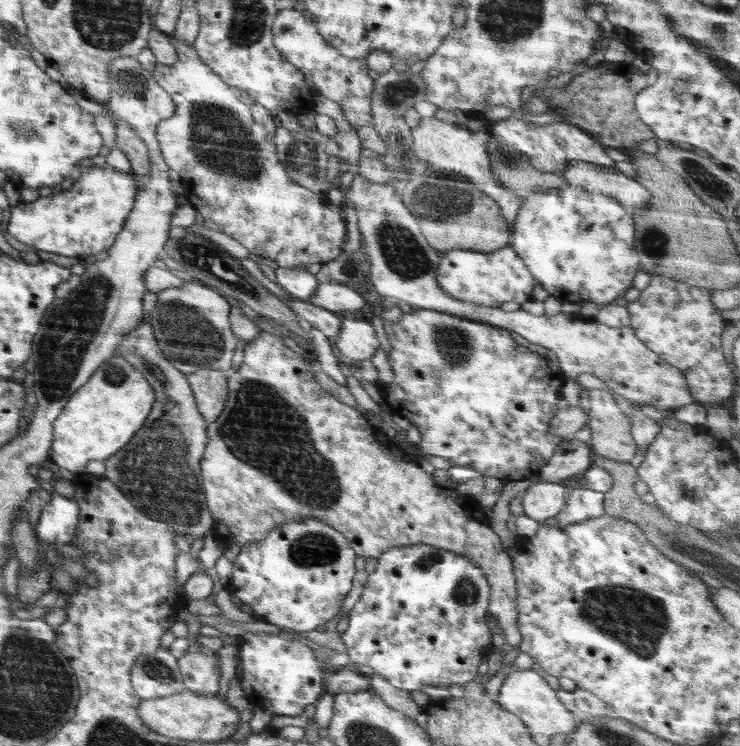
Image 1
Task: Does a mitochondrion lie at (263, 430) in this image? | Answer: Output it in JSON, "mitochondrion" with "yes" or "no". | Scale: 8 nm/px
{"mitochondrion":"yes"}

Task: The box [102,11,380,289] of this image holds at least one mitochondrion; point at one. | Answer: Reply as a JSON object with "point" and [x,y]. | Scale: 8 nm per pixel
{"point":[220,140]}

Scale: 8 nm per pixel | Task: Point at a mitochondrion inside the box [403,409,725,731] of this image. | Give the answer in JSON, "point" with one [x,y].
{"point":[638,620]}

